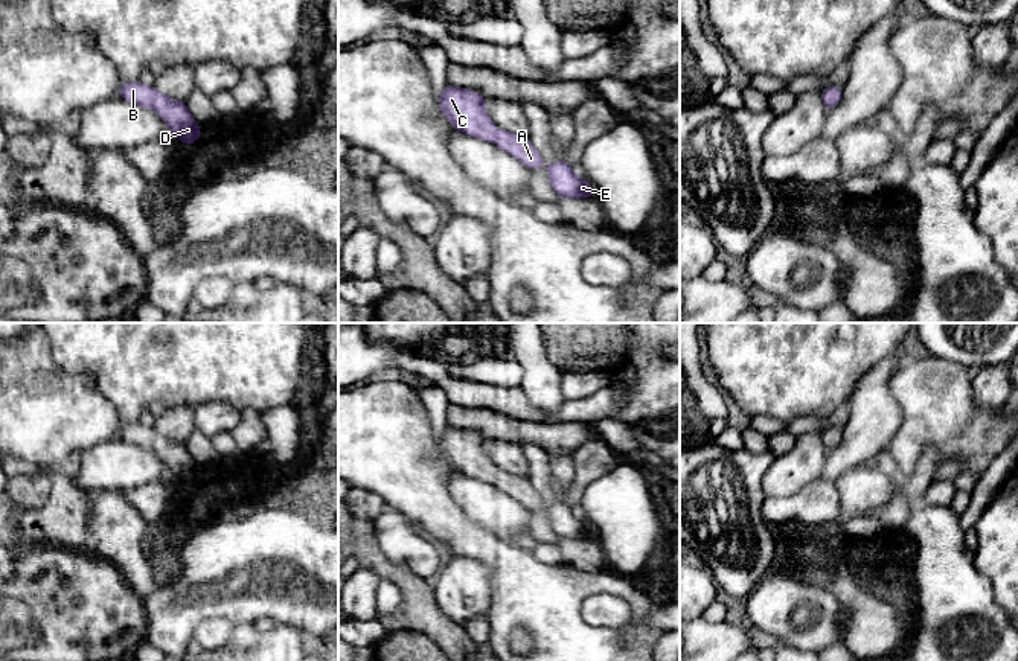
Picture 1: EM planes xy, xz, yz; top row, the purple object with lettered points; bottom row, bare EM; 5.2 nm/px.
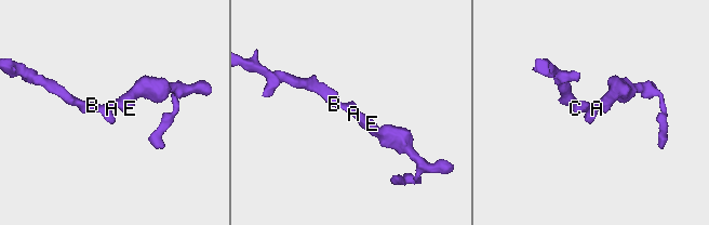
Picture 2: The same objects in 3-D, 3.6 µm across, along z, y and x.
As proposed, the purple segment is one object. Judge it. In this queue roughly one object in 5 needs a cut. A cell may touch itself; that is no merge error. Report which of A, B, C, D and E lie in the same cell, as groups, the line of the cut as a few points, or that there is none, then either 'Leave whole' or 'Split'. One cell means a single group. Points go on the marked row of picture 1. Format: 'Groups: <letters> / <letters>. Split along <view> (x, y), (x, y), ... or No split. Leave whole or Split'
Groups: A B C D E. No split. Leave whole

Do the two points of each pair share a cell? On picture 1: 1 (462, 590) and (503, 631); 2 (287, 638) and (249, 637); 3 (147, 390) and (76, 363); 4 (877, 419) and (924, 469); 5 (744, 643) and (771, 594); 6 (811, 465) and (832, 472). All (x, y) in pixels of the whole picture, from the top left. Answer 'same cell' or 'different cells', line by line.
1: different cells
2: same cell
3: same cell
4: different cells
5: different cells
6: different cells

